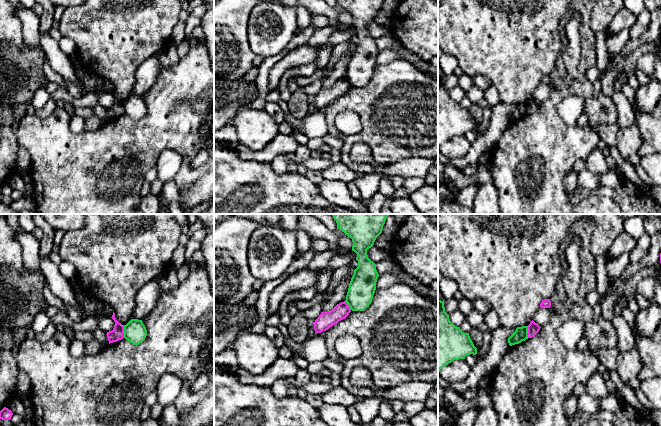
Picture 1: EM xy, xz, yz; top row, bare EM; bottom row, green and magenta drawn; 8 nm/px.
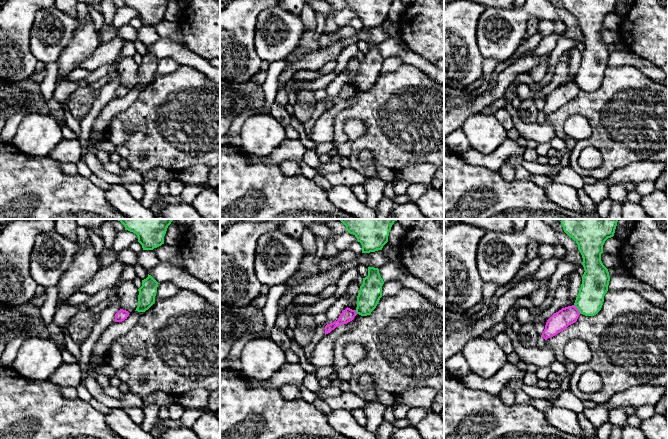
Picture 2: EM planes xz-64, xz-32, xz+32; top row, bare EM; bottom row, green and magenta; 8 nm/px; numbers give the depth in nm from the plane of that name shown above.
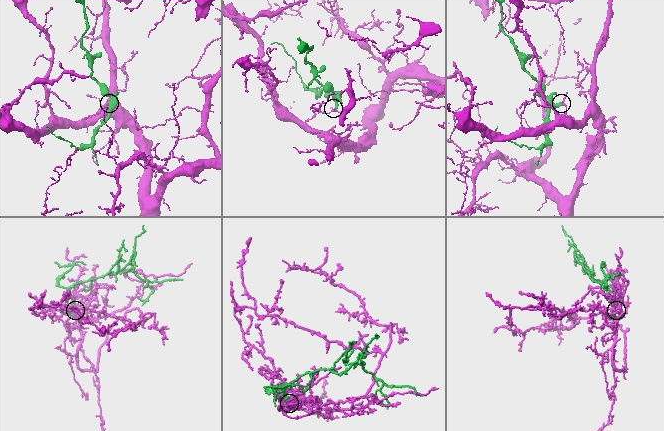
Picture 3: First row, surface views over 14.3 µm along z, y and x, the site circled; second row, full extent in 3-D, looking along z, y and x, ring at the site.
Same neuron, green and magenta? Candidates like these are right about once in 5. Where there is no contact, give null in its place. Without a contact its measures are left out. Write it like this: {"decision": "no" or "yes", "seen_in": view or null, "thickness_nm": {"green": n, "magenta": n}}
{"decision": "no", "seen_in": "xy", "thickness_nm": {"green": 180, "magenta": 100}}

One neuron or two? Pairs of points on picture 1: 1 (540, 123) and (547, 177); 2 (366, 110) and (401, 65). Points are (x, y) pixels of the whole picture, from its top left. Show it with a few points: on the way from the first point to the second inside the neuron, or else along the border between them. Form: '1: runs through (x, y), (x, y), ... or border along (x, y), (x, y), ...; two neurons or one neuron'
1: runs through (540, 136), (540, 153), (546, 164); one neuron
2: runs through (373, 99), (395, 76); one neuron

